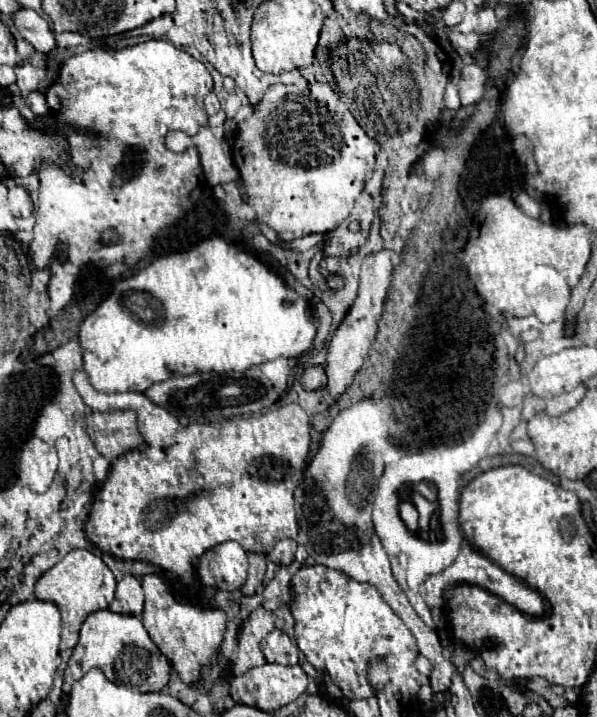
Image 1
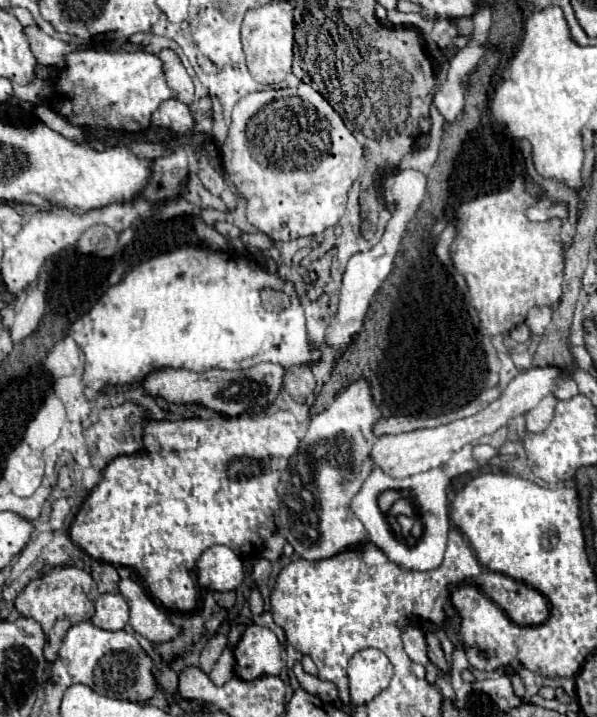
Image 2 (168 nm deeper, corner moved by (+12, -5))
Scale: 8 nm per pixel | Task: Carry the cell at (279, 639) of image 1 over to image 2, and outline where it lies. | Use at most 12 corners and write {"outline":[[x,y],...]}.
{"outline":[[248,625],[234,647],[234,675],[280,675],[282,645]]}

